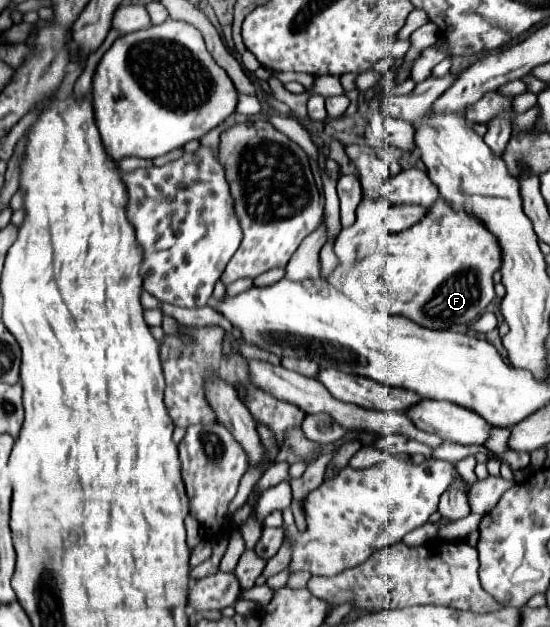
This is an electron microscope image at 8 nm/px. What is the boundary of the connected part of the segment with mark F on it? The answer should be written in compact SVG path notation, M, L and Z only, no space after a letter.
M437 199L423 221L419 221L419 225L397 235L383 235L375 253L371 253L369 259L355 263L343 275L341 289L351 301L359 305L403 315L421 327L449 329L457 323L471 323L493 301L493 273L499 269L499 265L501 255L495 237L477 219L469 217L467 213L457 213L443 199Z

